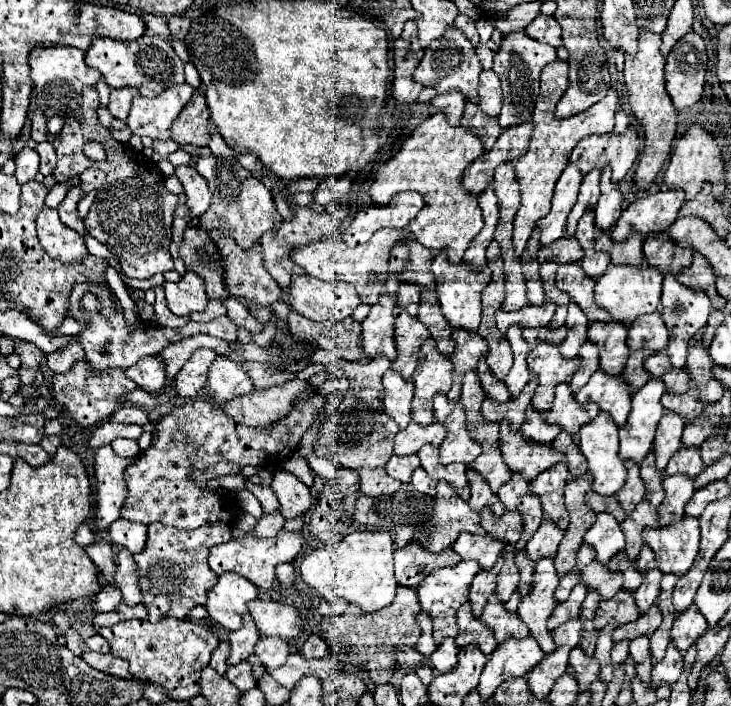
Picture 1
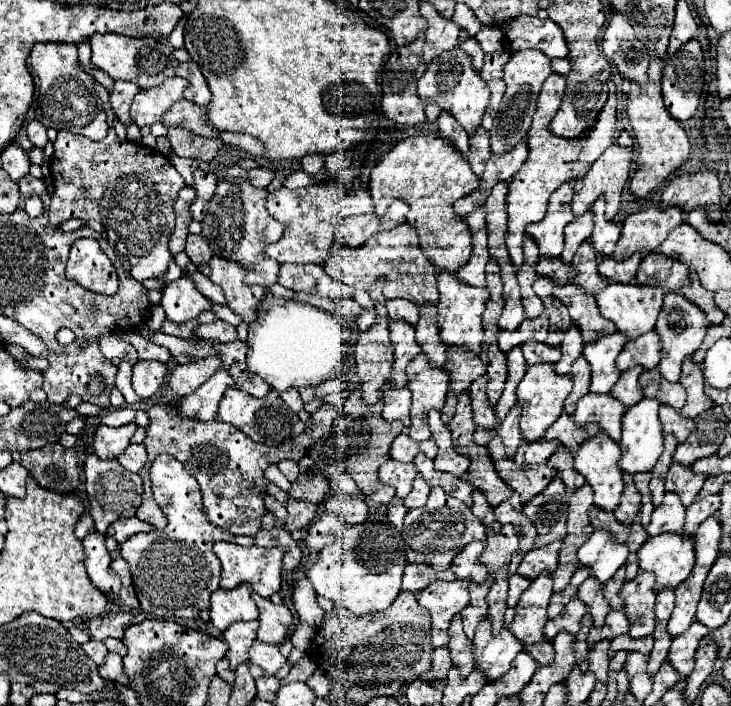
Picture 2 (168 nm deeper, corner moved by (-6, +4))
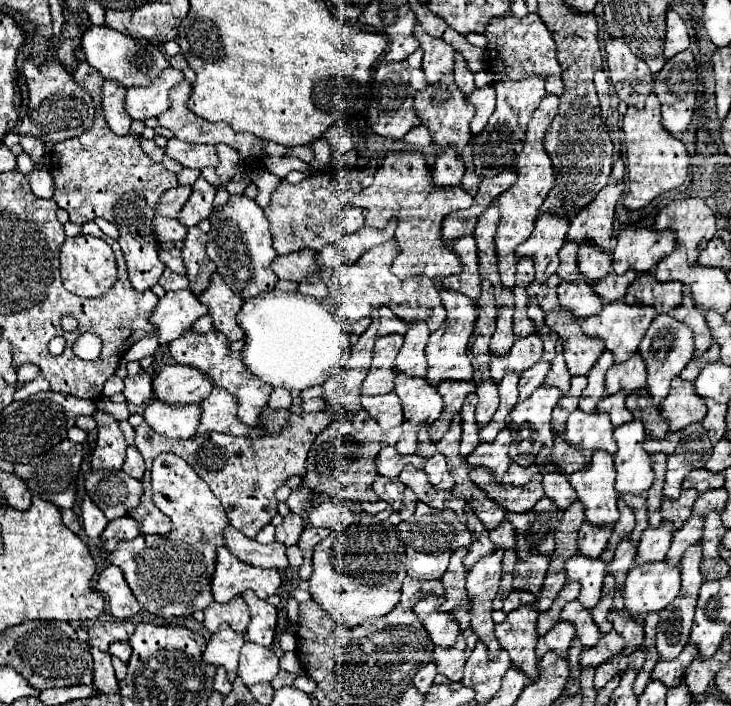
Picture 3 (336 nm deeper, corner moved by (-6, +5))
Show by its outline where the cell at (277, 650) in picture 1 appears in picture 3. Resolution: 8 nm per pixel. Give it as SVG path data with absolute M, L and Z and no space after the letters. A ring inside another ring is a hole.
M245 641L239 657L239 677L249 687L263 681L273 681L279 671L279 659L269 647L259 647Z

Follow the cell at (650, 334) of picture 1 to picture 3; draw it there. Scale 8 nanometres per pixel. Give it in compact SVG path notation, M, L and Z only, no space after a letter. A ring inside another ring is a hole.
M635 353L631 361L623 365L613 365L605 375L605 397L615 395L621 391L637 393L643 391L647 385L647 369L643 369L643 359Z

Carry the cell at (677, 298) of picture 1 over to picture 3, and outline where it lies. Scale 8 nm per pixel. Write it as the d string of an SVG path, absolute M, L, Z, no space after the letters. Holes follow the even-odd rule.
M659 315L647 329L643 341L639 343L639 355L647 365L647 395L653 399L653 405L659 405L663 397L667 397L671 379L679 375L693 357L691 329L687 329L687 325L681 325L669 315Z

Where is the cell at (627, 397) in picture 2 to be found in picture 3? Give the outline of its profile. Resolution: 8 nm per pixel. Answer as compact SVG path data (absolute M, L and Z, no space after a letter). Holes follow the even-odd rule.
M619 391L617 395L601 399L599 405L597 405L597 411L609 413L611 423L615 427L621 427L621 425L625 425L625 423L631 421L631 413L627 413L627 407L625 407L625 393L623 391Z

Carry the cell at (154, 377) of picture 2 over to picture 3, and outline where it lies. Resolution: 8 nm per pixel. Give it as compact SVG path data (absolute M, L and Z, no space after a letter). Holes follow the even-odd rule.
M141 373L133 379L125 379L123 395L133 405L147 405L151 401L151 377L147 373Z

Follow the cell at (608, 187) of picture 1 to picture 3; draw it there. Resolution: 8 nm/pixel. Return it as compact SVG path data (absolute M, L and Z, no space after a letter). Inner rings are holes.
M587 243L579 245L577 265L579 265L579 273L587 283L595 283L611 273L611 257Z

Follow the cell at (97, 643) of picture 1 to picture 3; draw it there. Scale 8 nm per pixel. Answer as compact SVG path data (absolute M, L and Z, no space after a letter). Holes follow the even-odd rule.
M115 643L115 645L111 645L109 653L115 655L115 657L119 657L121 661L127 663L129 657L131 657L131 645L129 645L129 643Z

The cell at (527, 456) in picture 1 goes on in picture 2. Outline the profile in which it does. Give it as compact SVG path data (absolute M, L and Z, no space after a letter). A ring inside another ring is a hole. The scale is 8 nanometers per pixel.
M499 436L489 442L489 450L491 450L491 458L495 462L495 468L499 470L499 476L513 490L517 490L521 494L523 504L527 500L531 500L535 494L539 494L539 490L543 490L549 484L549 480L555 476L555 468L551 468L547 462L533 464L533 468L519 466L513 458L509 458L505 454L505 444Z

